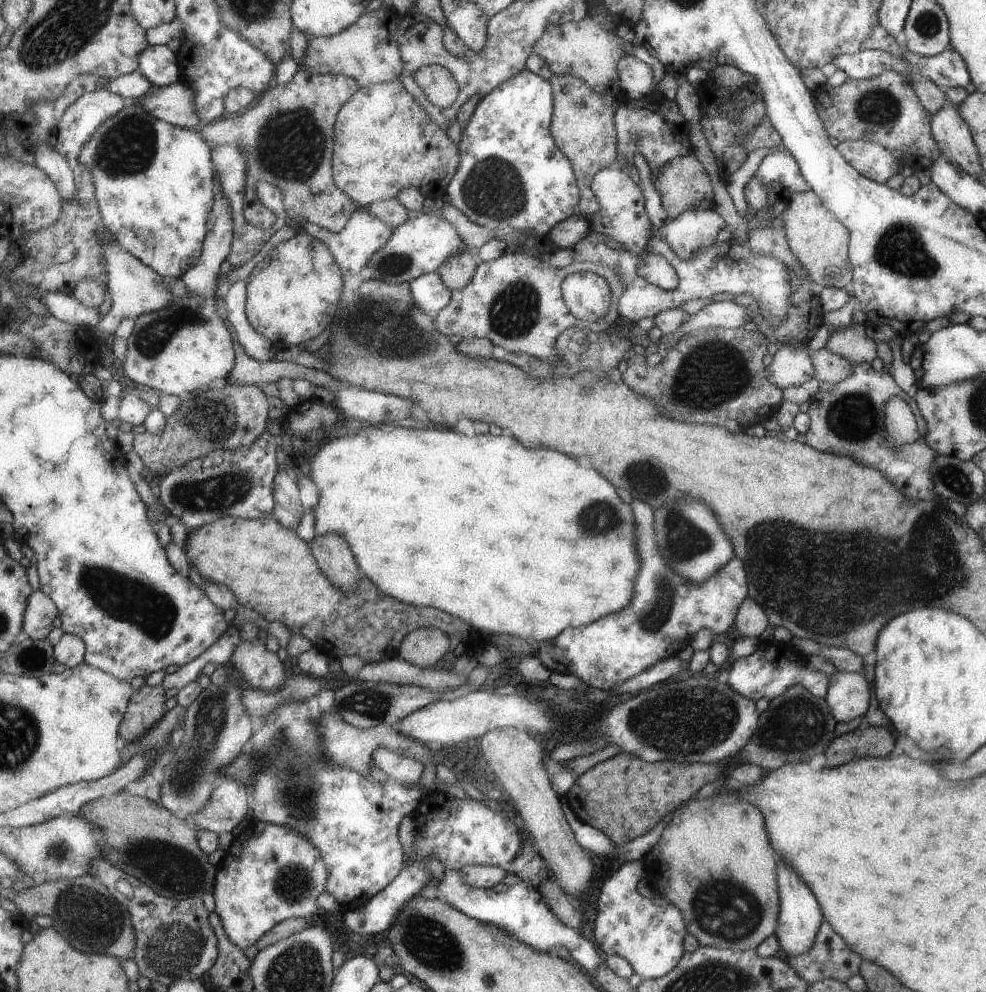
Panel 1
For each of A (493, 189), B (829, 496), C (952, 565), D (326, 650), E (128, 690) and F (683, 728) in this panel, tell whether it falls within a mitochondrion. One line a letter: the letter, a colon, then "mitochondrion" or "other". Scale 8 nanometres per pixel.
A: mitochondrion
B: other
C: mitochondrion
D: other
E: other
F: mitochondrion

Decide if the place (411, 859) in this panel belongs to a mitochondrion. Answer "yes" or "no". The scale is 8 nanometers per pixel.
no

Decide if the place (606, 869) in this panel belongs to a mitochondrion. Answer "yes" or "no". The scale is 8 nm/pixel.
no

